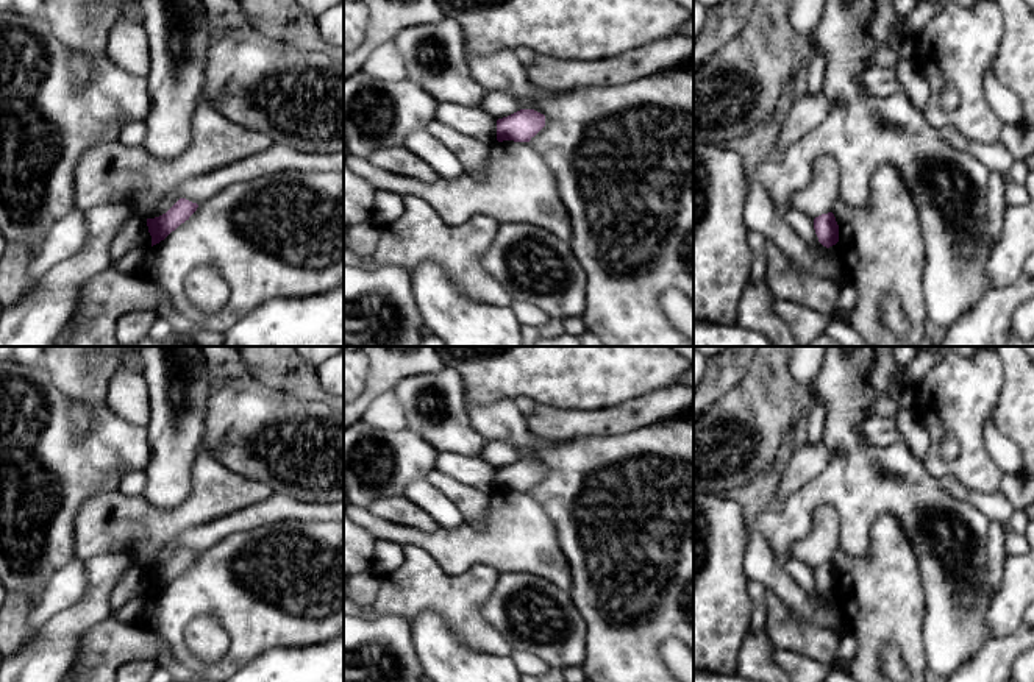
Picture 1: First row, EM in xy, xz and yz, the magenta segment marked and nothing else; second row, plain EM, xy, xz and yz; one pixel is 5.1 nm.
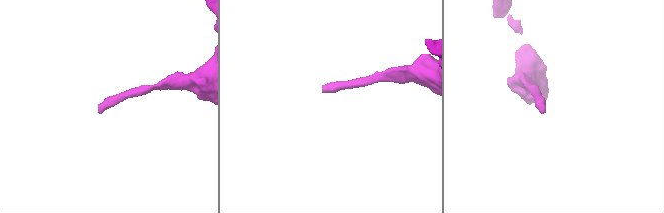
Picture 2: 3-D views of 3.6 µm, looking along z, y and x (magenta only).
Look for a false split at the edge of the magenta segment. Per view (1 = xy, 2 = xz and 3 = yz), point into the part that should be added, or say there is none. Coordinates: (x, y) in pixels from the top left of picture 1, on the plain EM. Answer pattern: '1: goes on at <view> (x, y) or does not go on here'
1: does not go on here
2: does not go on here
3: does not go on here

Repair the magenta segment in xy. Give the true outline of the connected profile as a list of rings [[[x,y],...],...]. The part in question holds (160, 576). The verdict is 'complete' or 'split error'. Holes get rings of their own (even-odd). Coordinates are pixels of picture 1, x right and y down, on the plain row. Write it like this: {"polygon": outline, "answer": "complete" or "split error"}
{"polygon": [[[180,548],[166,563],[147,568],[148,582],[152,585],[152,596],[164,590],[172,581],[197,560],[198,554],[186,548]]], "answer": "complete"}

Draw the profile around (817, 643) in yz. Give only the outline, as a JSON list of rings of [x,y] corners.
[[[765,590],[765,627],[776,649],[789,649],[820,663],[834,663],[840,637],[825,627],[801,624],[773,593]]]

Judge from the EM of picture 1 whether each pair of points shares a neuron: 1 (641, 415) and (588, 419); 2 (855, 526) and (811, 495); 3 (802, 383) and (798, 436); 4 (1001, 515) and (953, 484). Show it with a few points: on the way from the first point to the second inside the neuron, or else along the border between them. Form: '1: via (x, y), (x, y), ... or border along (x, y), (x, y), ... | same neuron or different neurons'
1: via (628, 415), (622, 419), (600, 419) | same neuron
2: via (850, 514), (831, 495), (823, 495) | same neuron
3: via (803, 395), (802, 423) | same neuron
4: via (989, 504), (966, 495) | same neuron

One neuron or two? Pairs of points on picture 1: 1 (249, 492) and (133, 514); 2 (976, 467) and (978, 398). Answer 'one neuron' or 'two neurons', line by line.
1: one neuron
2: one neuron

